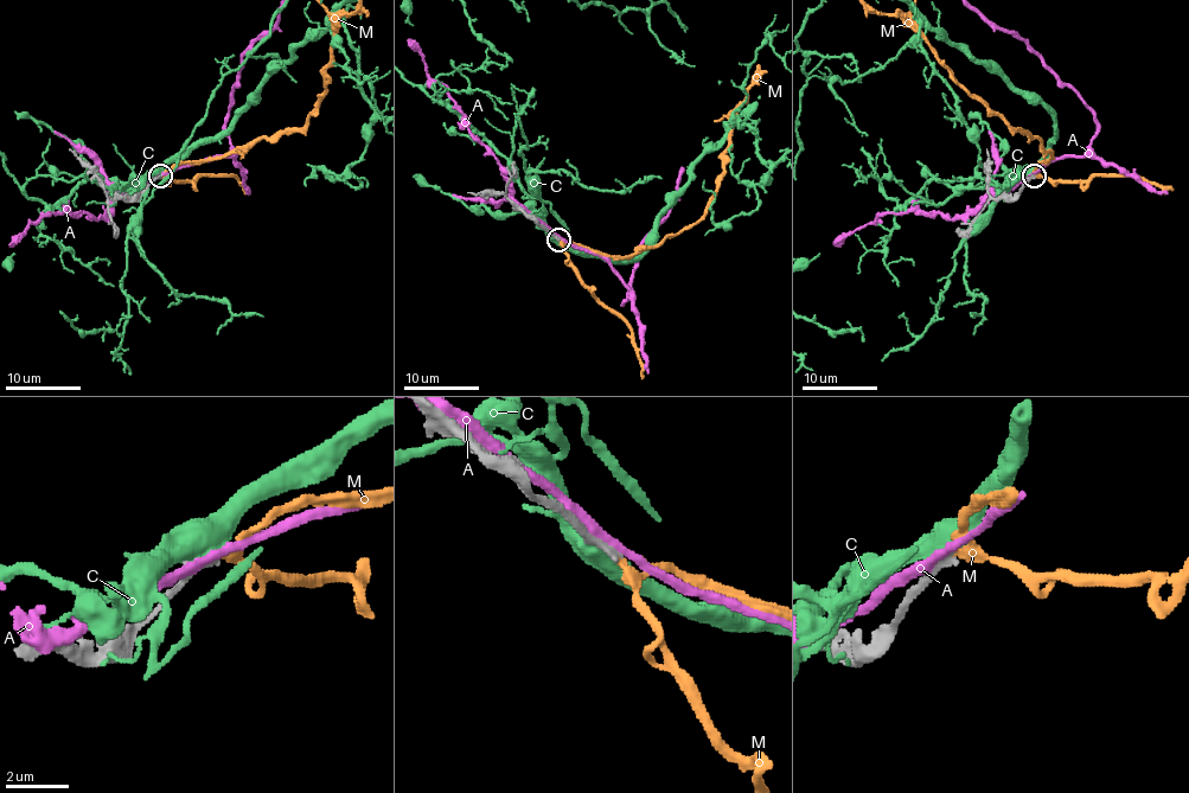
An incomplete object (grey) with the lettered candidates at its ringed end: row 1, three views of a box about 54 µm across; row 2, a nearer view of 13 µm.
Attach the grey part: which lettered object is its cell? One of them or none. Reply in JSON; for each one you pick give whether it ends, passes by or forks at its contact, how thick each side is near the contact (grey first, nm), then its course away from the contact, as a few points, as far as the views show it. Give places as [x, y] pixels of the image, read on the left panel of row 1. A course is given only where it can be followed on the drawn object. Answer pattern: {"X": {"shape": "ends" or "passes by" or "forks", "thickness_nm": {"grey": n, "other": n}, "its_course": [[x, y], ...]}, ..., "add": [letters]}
{"M": {"shape": "passes by", "thickness_nm": {"grey": 240, "other": 220}}, "add": ["M"]}

